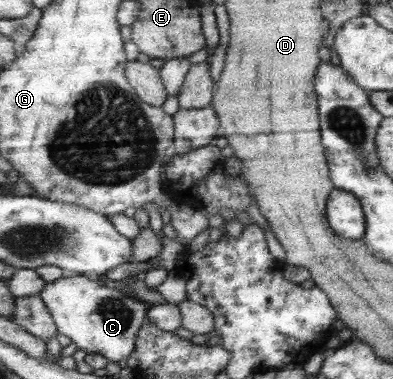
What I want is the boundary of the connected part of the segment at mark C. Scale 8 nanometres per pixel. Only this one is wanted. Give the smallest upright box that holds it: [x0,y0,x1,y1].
[39,275,146,363]

